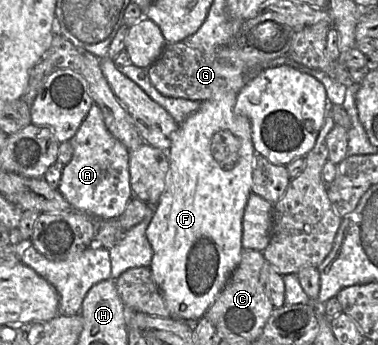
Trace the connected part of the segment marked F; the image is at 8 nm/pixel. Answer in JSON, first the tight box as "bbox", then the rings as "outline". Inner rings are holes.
{"bbox":[146,93,255,323],"outline":[[[237,93],[202,101],[199,109],[179,125],[169,155],[166,188],[154,207],[146,236],[153,249],[149,266],[172,319],[189,323],[199,321],[213,304],[241,260],[242,220],[252,193],[252,165],[255,149],[251,123],[247,117],[234,114]]]}

